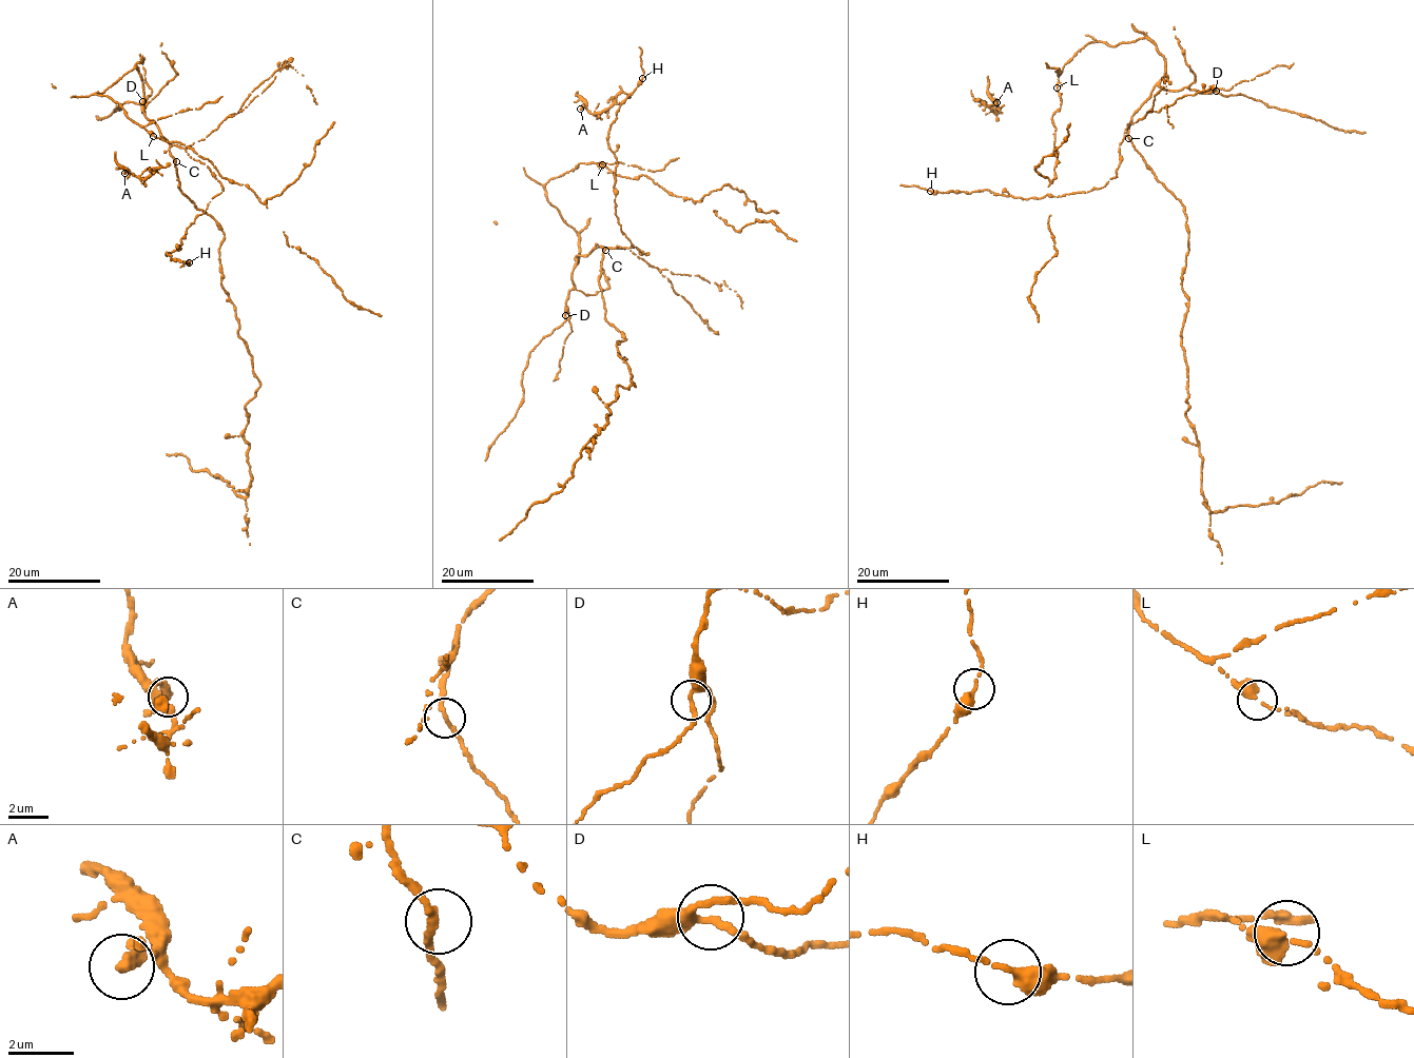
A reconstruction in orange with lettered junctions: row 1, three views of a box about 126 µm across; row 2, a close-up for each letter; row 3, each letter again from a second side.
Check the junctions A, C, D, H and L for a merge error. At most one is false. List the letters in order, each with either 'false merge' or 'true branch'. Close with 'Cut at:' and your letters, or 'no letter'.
A: true branch
C: true branch
D: true branch
H: true branch
L: true branch
Cut at: no letter

